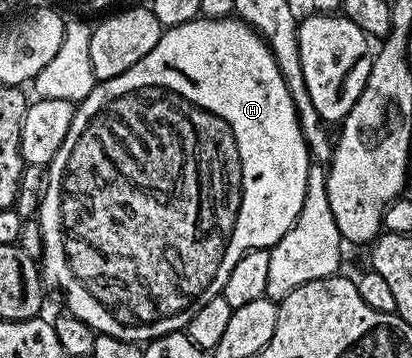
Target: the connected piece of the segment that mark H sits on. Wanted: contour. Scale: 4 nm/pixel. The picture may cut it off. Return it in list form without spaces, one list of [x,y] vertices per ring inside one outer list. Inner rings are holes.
[[[196,18],[168,28],[141,62],[117,74],[117,78],[98,81],[95,89],[84,100],[78,101],[69,134],[65,134],[61,150],[57,150],[50,164],[46,165],[46,181],[38,197],[42,279],[52,280],[55,284],[64,280],[68,296],[66,311],[96,329],[100,336],[146,342],[170,332],[182,332],[209,298],[222,293],[225,278],[229,278],[233,266],[241,262],[245,253],[254,248],[270,250],[295,225],[305,202],[307,171],[312,167],[313,161],[307,153],[307,143],[301,134],[289,86],[281,76],[269,46],[248,24],[238,18]],[[239,172],[243,175],[243,197],[239,197]]]

